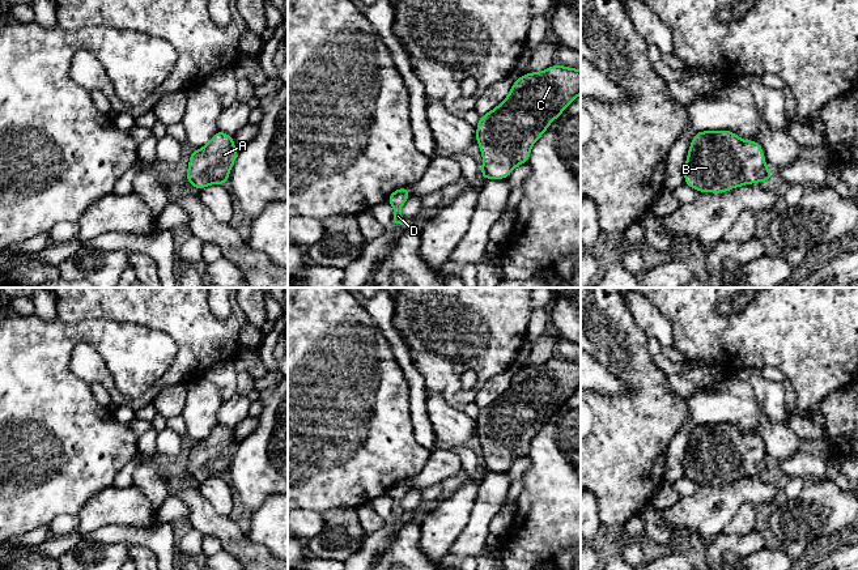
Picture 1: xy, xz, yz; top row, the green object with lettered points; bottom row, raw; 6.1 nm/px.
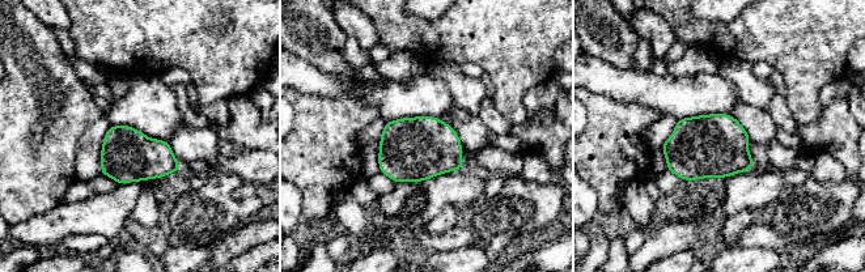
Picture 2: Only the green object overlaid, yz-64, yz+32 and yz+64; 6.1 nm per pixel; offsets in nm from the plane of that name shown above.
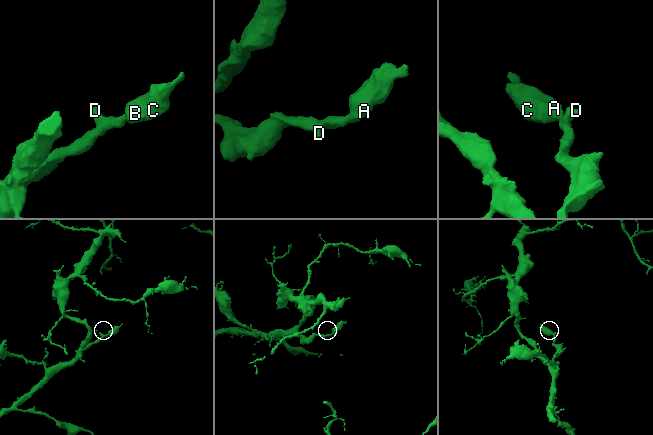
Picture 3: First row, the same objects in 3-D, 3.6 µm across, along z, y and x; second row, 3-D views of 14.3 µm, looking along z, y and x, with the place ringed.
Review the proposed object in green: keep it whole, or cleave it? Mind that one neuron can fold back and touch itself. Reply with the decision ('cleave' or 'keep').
keep

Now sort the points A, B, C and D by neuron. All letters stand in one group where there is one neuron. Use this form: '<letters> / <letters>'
A B C D

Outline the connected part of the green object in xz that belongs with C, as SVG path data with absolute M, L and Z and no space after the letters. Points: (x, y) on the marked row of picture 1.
M551 65L539 72L522 75L513 82L510 93L493 110L481 115L476 124L476 142L481 150L483 179L507 179L513 170L527 163L532 145L549 124L581 94L581 69Z

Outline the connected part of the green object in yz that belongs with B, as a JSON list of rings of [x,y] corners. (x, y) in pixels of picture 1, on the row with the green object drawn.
[[[732,131],[696,132],[687,154],[684,182],[710,193],[773,179],[759,141],[742,140]]]

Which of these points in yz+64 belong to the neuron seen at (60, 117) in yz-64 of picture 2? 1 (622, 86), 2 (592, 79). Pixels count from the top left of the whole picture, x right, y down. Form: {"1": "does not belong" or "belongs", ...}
{"1": "does not belong", "2": "does not belong"}

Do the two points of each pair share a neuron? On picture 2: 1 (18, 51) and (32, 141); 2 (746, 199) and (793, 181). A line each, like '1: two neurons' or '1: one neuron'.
1: one neuron
2: one neuron

